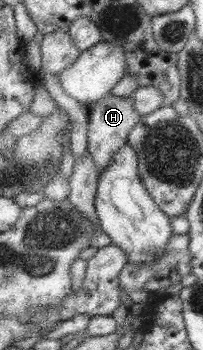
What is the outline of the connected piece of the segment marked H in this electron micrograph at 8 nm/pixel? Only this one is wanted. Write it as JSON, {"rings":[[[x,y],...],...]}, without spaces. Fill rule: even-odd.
{"rings":[[[109,93],[100,100],[93,102],[89,108],[87,126],[87,152],[96,166],[96,172],[100,174],[106,170],[110,158],[118,150],[127,144],[128,133],[134,129],[134,125],[140,120],[133,107],[131,94],[127,97],[113,96]]]}

